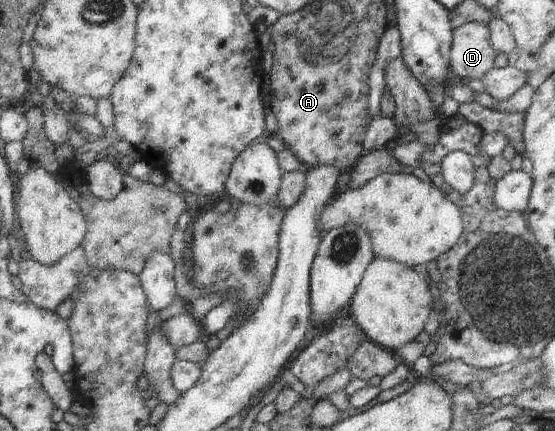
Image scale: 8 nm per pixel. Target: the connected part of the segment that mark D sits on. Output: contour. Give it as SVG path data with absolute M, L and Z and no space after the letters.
M478 22L461 25L453 31L449 64L456 81L482 80L494 68L496 53L490 37L488 26Z

